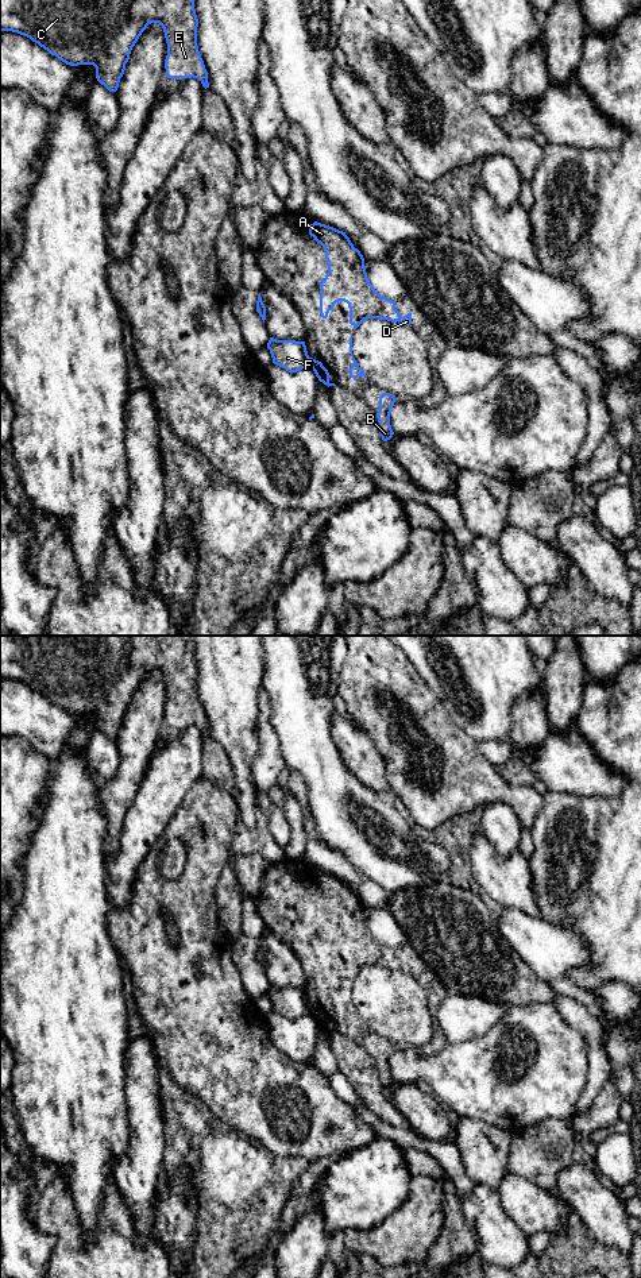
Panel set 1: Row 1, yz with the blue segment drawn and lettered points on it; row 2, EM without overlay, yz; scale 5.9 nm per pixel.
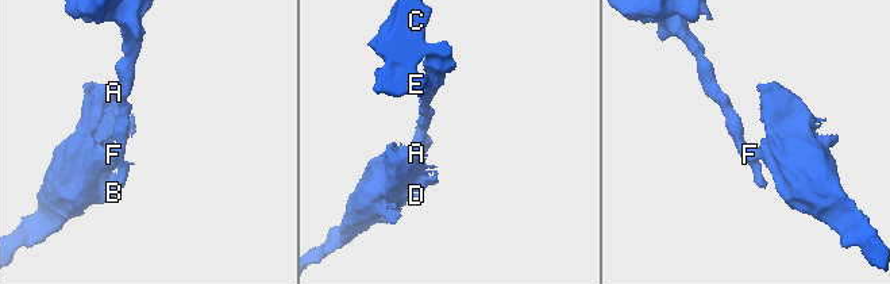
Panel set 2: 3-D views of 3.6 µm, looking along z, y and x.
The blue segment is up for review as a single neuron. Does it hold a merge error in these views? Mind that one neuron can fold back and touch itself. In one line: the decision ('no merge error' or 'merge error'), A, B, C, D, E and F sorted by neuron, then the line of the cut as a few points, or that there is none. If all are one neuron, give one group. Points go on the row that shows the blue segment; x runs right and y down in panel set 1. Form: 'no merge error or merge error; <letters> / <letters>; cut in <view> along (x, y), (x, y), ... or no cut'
merge error; A B D / C E F; cut in yz along (308, 358), (309, 365)

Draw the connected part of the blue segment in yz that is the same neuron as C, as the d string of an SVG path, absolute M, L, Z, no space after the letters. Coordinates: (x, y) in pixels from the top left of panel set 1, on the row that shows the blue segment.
M0 0L0 31L12 31L30 38L66 65L93 65L97 81L109 92L117 90L131 50L151 23L159 23L165 32L167 43L166 77L193 77L198 78L205 89L209 88L208 72L197 46L198 19L194 0Z

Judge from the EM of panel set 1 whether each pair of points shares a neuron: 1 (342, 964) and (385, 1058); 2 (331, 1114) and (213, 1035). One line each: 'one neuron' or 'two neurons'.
1: one neuron
2: one neuron

